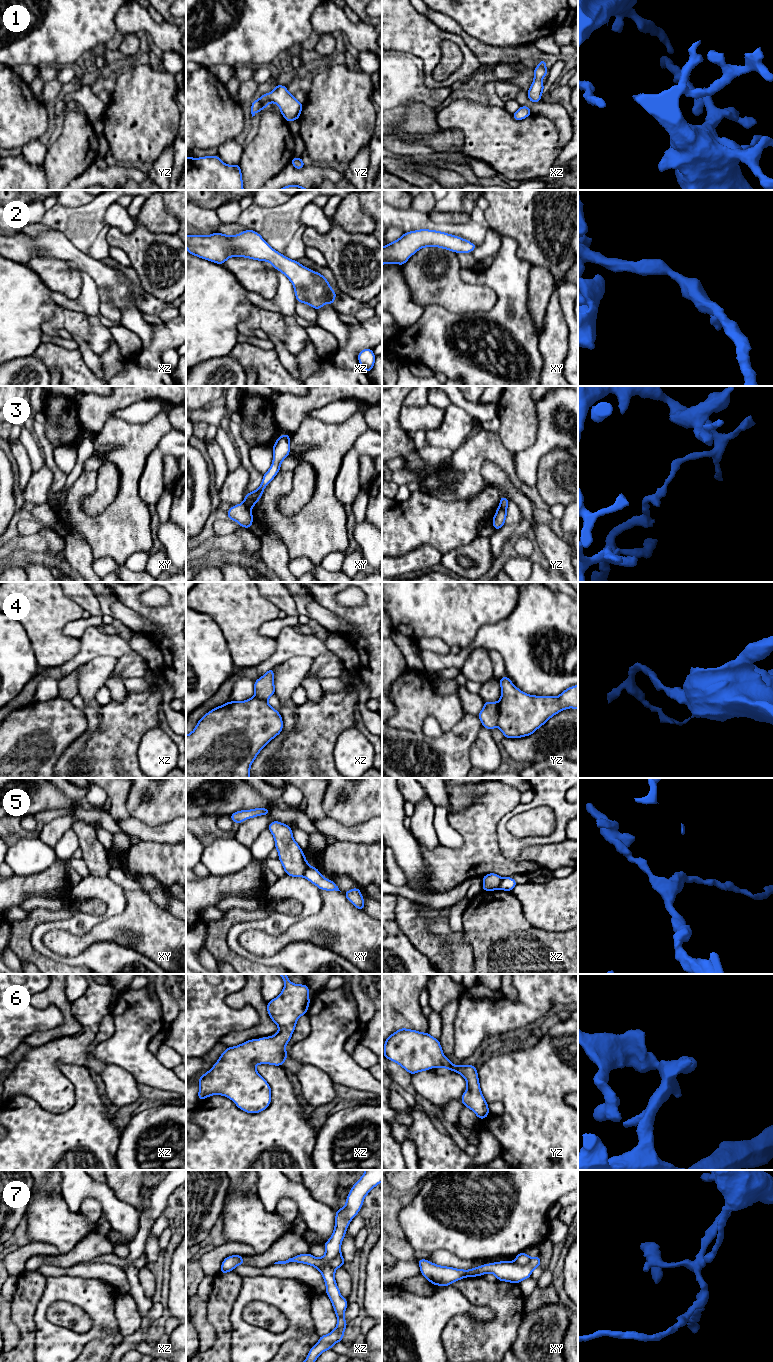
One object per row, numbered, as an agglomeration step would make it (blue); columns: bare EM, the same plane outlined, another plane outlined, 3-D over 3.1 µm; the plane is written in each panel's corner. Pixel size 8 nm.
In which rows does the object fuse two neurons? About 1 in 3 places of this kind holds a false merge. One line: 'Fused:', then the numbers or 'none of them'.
Fused: 3, 4, 5, 7

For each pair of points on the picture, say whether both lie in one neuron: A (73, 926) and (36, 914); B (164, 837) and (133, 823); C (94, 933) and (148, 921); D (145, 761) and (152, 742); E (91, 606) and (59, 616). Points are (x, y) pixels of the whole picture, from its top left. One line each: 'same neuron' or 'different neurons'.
A: different neurons
B: same neuron
C: same neuron
D: same neuron
E: different neurons

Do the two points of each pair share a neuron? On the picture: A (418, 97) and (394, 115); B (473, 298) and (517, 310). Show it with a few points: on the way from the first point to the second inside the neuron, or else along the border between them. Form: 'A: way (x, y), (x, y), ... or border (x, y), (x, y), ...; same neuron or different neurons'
A: way (411, 97), (408, 97), (397, 108); same neuron
B: border (487, 285), (496, 302), (472, 312); different neurons

